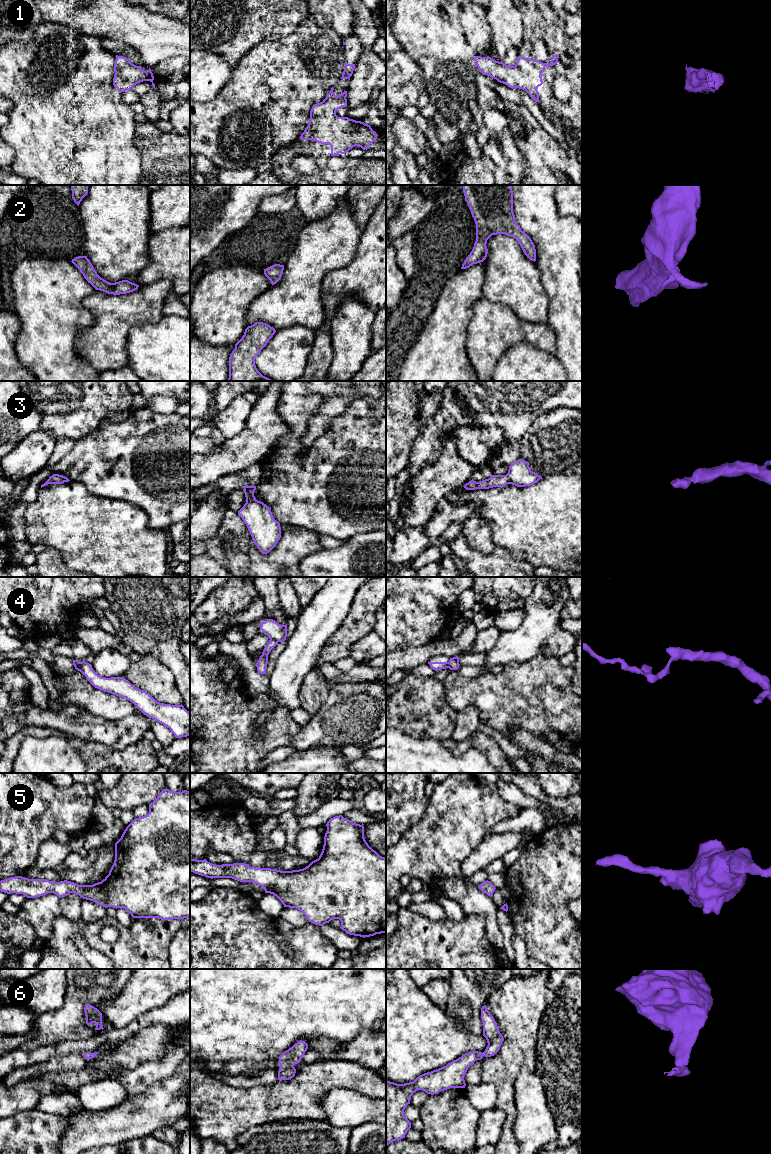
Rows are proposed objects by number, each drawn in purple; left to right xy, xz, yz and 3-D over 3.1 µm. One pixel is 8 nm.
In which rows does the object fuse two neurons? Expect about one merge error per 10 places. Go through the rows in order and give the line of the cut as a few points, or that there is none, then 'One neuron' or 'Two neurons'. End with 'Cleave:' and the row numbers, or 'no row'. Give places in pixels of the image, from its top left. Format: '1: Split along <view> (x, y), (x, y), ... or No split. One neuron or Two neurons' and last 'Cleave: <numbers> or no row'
1: No split. One neuron
2: No split. One neuron
3: No split. One neuron
4: Split along xz (270, 639), (274, 639), (277, 642). Two neurons
5: No split. One neuron
6: No split. One neuron
Cleave: 4

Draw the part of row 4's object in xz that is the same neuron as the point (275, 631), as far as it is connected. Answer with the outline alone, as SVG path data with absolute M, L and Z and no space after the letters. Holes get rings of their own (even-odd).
M267 619L265 622L260 623L260 629L270 640L283 642L287 637L287 624L281 625L273 619Z

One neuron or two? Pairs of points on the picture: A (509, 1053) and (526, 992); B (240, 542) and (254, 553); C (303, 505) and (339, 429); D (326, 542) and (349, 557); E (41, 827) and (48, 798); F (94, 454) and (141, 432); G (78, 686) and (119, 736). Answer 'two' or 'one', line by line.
A: one
B: two
C: one
D: two
E: one
F: one
G: two

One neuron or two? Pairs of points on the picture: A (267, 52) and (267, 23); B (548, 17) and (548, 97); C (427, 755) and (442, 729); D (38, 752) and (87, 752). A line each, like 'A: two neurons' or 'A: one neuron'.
A: two neurons
B: one neuron
C: two neurons
D: two neurons

